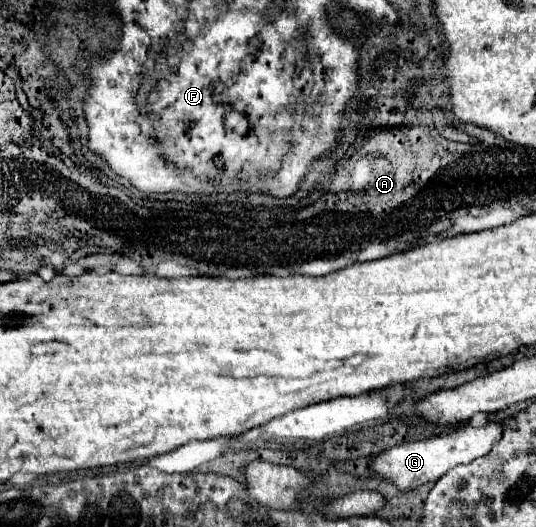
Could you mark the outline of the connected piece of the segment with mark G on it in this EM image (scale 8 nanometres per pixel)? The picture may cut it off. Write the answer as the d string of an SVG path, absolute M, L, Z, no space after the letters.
M488 421L482 427L472 427L470 423L458 427L456 431L448 433L448 435L440 435L440 437L432 437L432 439L422 439L422 441L404 441L394 445L392 449L376 455L370 461L370 469L380 475L386 481L392 481L392 485L398 491L412 491L428 481L438 481L448 469L462 465L462 463L470 463L478 457L484 457L492 445L496 441L500 441L502 437L502 429L504 423L492 423Z

